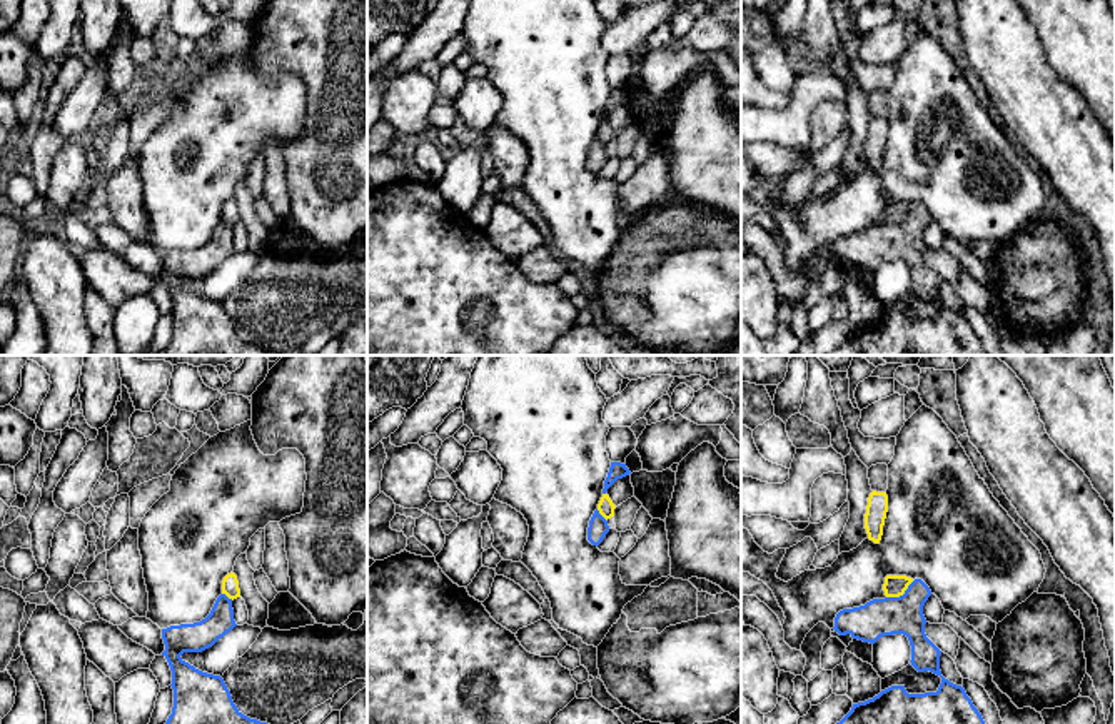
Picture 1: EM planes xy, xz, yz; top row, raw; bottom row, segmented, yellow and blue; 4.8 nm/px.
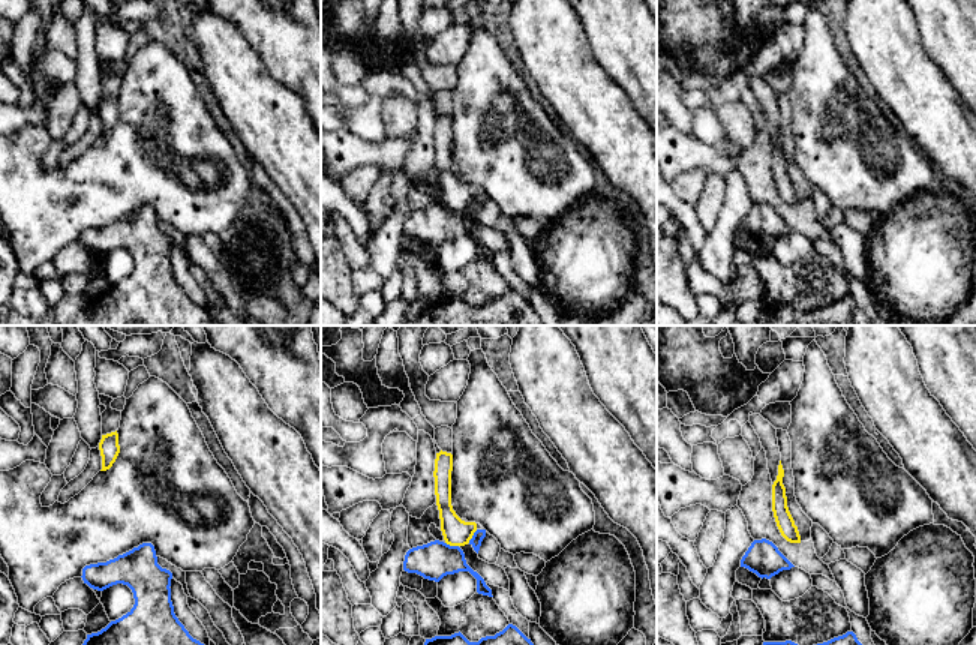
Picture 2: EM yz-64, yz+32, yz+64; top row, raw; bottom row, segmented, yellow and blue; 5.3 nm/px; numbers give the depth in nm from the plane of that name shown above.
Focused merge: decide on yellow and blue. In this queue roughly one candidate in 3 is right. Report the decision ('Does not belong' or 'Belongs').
Does not belong

